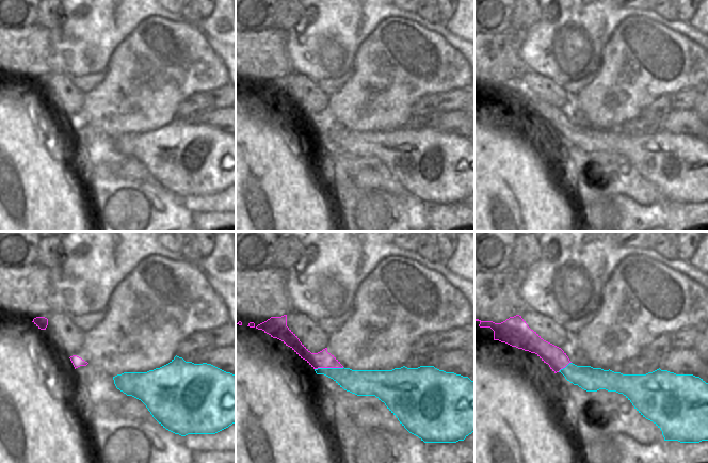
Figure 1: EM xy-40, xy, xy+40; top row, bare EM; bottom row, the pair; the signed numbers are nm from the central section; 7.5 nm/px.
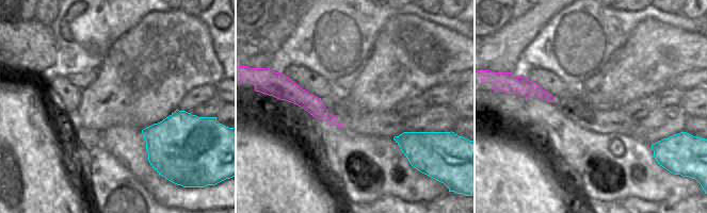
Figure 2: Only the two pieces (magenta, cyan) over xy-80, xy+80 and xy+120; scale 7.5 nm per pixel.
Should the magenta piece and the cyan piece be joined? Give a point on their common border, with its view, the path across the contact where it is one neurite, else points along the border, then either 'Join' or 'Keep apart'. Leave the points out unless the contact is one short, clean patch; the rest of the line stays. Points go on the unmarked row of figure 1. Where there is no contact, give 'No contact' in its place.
Touches magenta at xy (328, 128). Path across: xy (321, 121), (328, 128), (349, 141), (357, 143). Join

